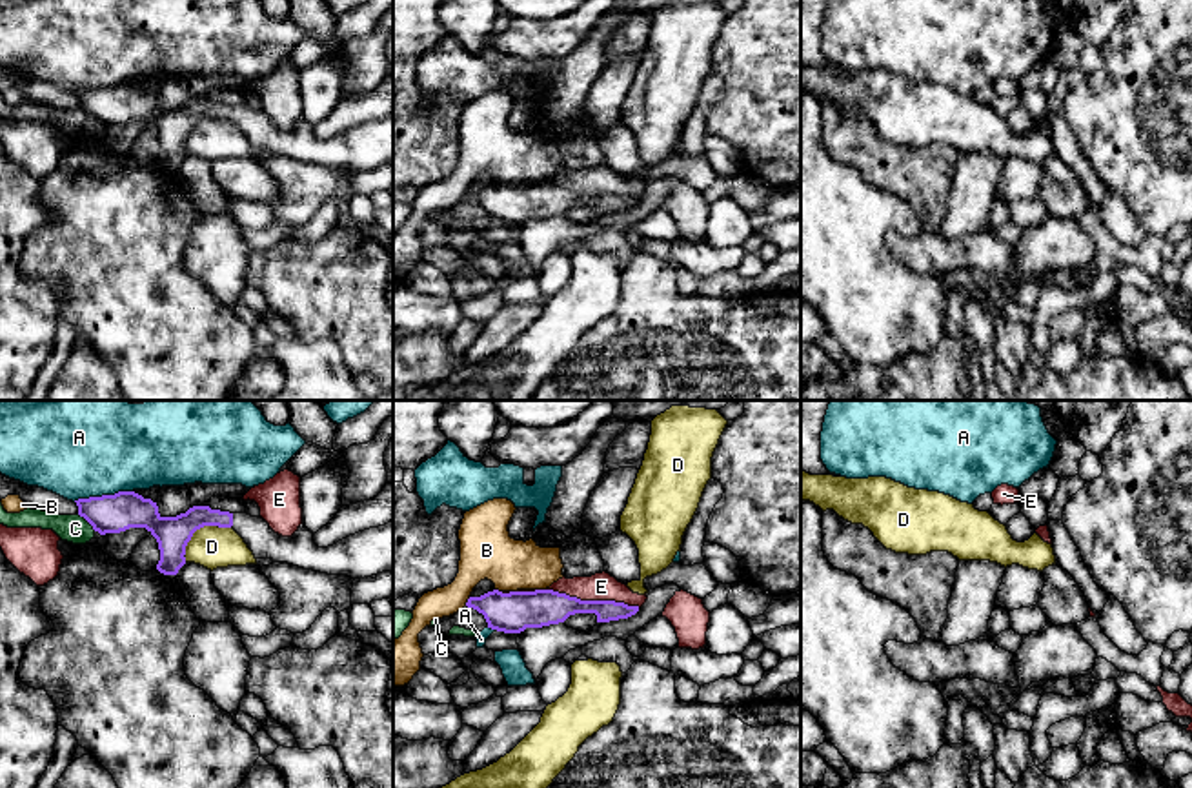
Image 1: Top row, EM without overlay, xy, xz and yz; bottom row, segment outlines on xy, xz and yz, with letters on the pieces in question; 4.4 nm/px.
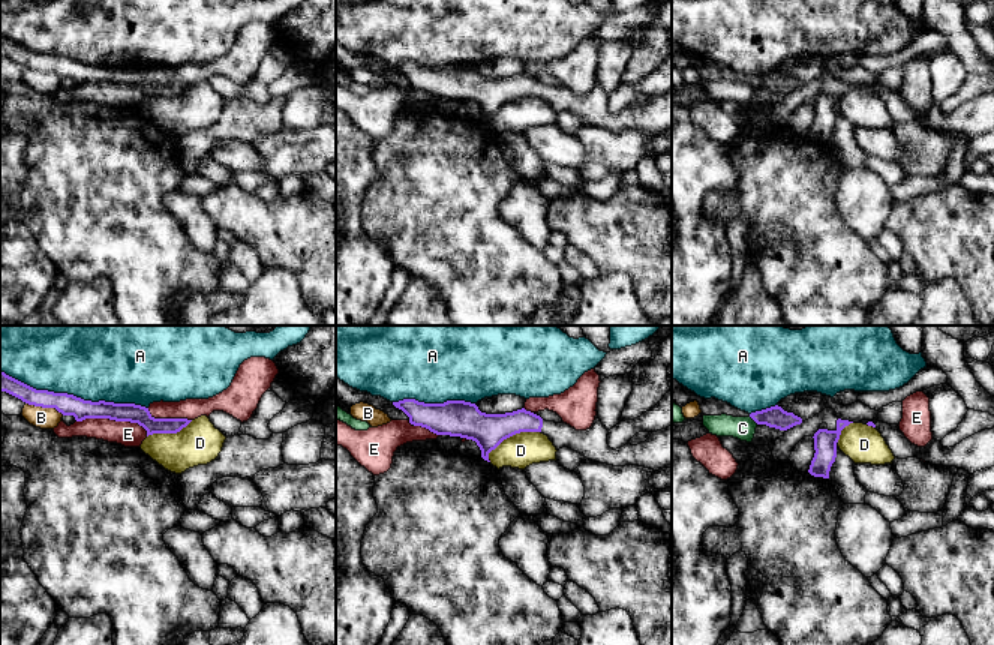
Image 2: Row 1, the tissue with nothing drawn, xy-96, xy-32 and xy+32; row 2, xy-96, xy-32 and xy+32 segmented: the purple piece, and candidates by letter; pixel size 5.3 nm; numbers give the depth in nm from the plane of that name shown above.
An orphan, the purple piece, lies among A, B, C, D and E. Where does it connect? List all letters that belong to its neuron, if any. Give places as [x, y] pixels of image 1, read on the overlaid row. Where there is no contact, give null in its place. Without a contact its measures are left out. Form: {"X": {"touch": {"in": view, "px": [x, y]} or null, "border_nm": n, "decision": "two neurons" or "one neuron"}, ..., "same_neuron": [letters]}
{"A": {"touch": {"in": "xy", "px": [102, 495]}, "border_nm": 260, "decision": "two neurons"}, "B": {"touch": {"in": "xz", "px": [541, 590]}, "border_nm": 50, "decision": "two neurons"}, "C": {"touch": {"in": "xy", "px": [86, 519]}, "border_nm": 120, "decision": "two neurons"}, "D": {"touch": {"in": "xy", "px": [197, 528]}, "border_nm": 260, "decision": "two neurons"}, "E": {"touch": {"in": "xz", "px": [594, 601]}, "border_nm": 420, "decision": "two neurons"}, "same_neuron": []}

